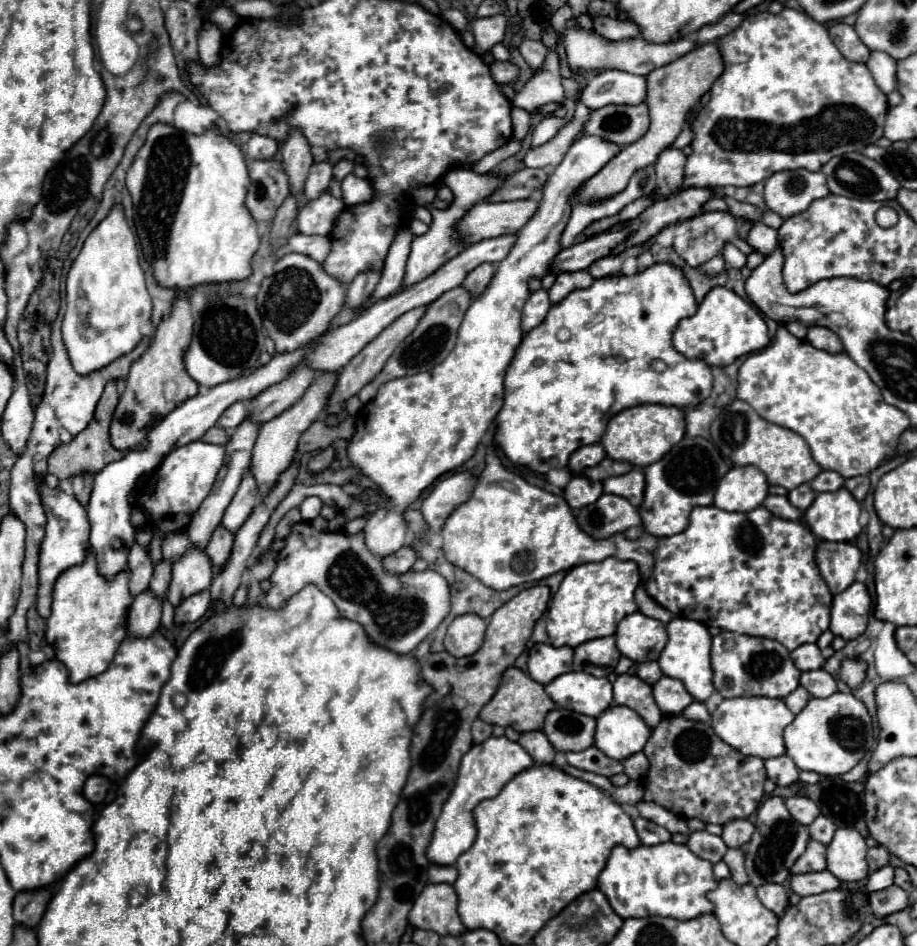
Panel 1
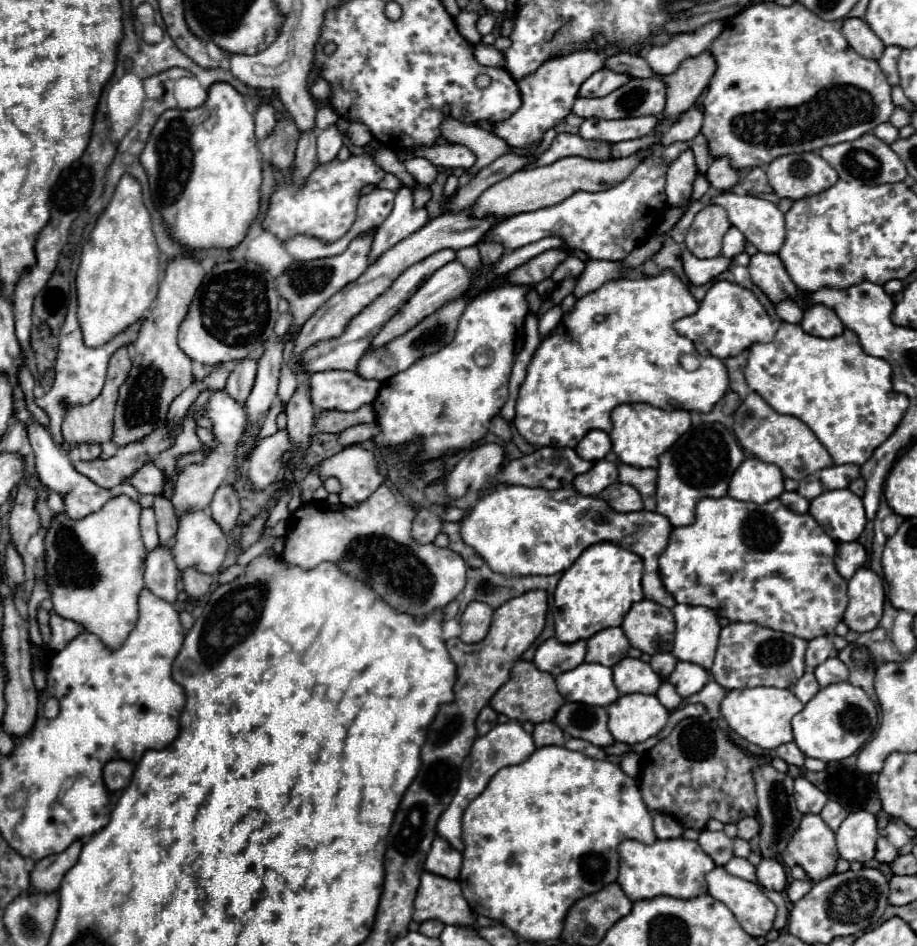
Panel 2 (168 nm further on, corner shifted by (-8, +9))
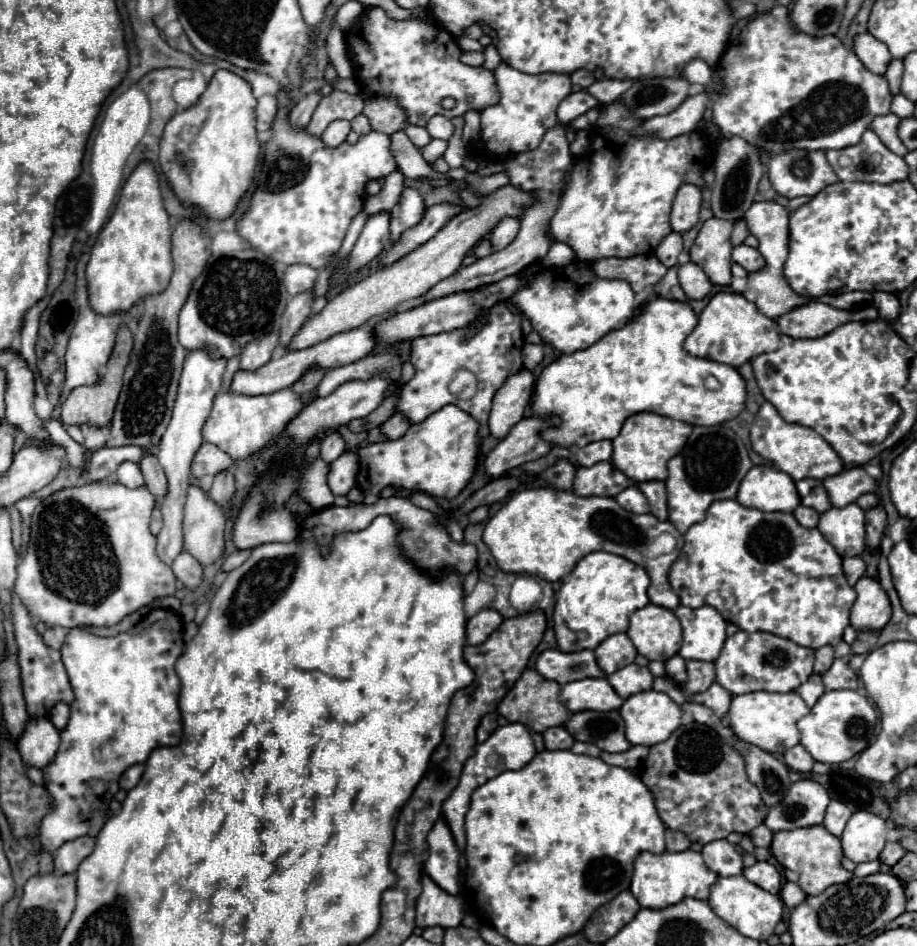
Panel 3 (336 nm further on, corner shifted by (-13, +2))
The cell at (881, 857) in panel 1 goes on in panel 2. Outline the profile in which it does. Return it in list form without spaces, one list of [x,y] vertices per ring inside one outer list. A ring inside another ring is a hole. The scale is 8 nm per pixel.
[[[879,837],[877,839],[877,855],[875,855],[875,859],[879,863],[891,863],[895,857],[897,857],[897,849],[889,843],[887,837]]]

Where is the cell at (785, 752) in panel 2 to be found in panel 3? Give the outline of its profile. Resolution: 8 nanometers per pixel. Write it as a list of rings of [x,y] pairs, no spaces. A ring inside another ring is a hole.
[[[802,744],[786,750],[784,760],[786,760],[788,768],[792,768],[796,772],[810,772],[812,770],[812,764],[814,764],[812,756],[806,752],[806,748]]]

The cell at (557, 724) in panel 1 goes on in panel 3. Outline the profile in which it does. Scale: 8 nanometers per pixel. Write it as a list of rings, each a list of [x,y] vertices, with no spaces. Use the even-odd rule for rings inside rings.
[[[618,710],[578,712],[566,730],[580,742],[592,742],[606,752],[626,752],[632,744],[626,740],[626,726]]]

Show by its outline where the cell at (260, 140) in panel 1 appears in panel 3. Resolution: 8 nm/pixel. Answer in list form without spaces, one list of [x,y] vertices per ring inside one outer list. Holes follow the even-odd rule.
[[[260,96],[258,98],[258,104],[256,104],[256,128],[262,132],[262,130],[268,130],[272,126],[272,120],[276,116],[276,96]]]

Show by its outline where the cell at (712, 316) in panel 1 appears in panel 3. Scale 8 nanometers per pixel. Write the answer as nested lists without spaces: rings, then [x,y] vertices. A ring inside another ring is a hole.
[[[718,292],[710,298],[708,306],[698,316],[694,332],[686,338],[684,348],[698,358],[708,358],[714,362],[724,362],[740,368],[758,354],[774,352],[780,346],[780,332],[772,318],[758,312],[758,308],[748,302],[742,294]]]

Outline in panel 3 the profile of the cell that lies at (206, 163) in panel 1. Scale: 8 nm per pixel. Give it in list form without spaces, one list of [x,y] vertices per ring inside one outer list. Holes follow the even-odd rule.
[[[216,70],[198,102],[166,124],[160,140],[162,170],[184,204],[200,206],[210,218],[228,218],[252,184],[260,144],[256,140],[256,98],[250,84],[230,72]]]

